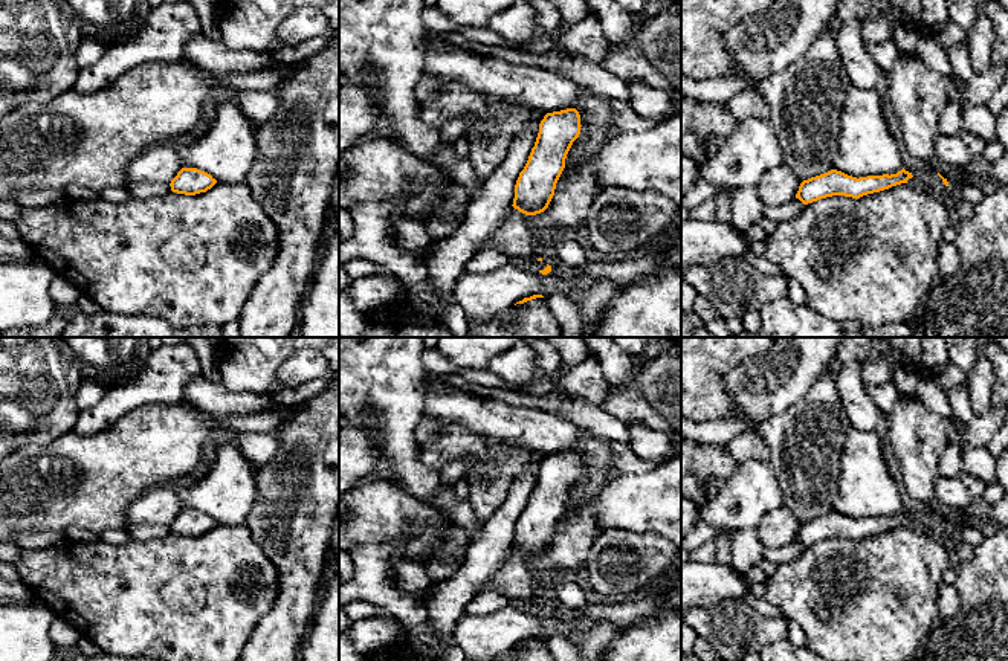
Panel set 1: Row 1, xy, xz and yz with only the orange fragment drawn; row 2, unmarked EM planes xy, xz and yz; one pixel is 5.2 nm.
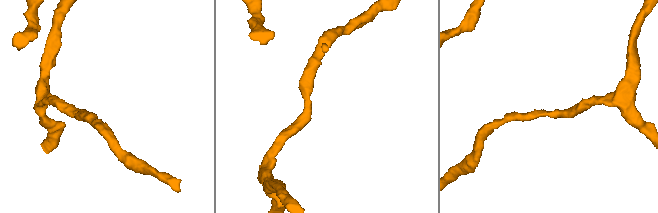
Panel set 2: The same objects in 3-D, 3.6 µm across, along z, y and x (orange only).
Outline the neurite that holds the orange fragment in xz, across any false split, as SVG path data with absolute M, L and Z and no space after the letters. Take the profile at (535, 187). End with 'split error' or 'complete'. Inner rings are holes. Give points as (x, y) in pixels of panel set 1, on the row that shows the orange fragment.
M576 108L544 116L535 147L515 185L512 205L515 209L525 215L536 215L548 208L580 127L580 114Z; complete

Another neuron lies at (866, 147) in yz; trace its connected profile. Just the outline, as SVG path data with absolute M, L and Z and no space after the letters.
M851 85L838 118L838 153L834 169L852 177L897 174L903 159L875 90Z

